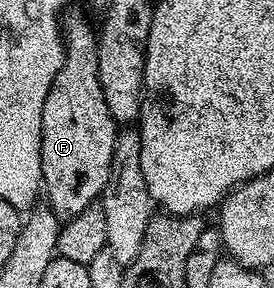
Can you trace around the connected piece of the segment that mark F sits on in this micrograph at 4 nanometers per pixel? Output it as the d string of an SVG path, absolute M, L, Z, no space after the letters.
M71 18L62 23L63 51L65 60L61 72L45 96L45 108L41 112L41 172L43 173L42 189L47 194L46 205L60 220L70 220L81 216L85 208L100 201L105 184L111 175L111 161L115 147L117 123L105 104L105 92L101 92L101 80L97 76L99 59L99 40L96 31L83 18Z

